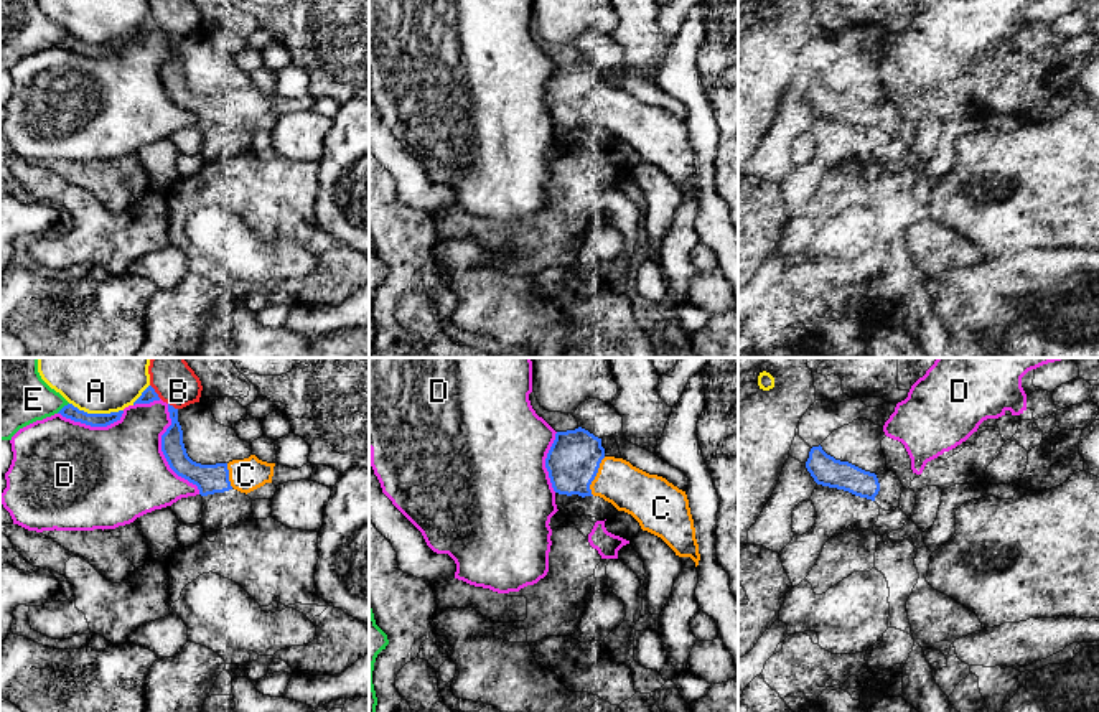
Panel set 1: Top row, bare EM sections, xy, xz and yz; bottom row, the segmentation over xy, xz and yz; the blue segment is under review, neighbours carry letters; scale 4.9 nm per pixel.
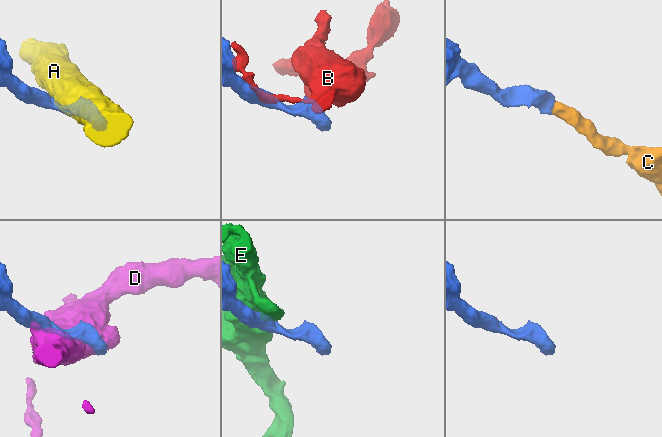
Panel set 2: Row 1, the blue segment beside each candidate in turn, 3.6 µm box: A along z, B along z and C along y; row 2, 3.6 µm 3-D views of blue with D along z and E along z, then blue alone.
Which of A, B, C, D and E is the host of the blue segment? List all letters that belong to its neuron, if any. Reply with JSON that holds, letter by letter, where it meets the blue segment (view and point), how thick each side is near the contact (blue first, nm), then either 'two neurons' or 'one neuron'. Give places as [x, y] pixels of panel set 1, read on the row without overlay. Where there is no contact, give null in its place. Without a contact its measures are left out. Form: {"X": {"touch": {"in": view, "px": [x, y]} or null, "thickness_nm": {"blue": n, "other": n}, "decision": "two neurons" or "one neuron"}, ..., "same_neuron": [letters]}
{"A": {"touch": {"in": "xy", "px": [96, 45]}, "thickness_nm": {"blue": 70, "other": 220}, "decision": "two neurons"}, "B": {"touch": {"in": "xy", "px": [154, 22]}, "thickness_nm": {"blue": 70, "other": 190}, "decision": "two neurons"}, "C": {"touch": {"in": "xz", "px": [595, 106]}, "thickness_nm": {"blue": 260, "other": 220}, "decision": "one neuron"}, "D": {"touch": {"in": "xy", "px": [162, 81]}, "thickness_nm": {"blue": 120, "other": 480}, "decision": "two neurons"}, "E": {"touch": {"in": "xy", "px": [63, 38]}, "thickness_nm": {"blue": 70, "other": 280}, "decision": "two neurons"}, "same_neuron": ["C"]}

